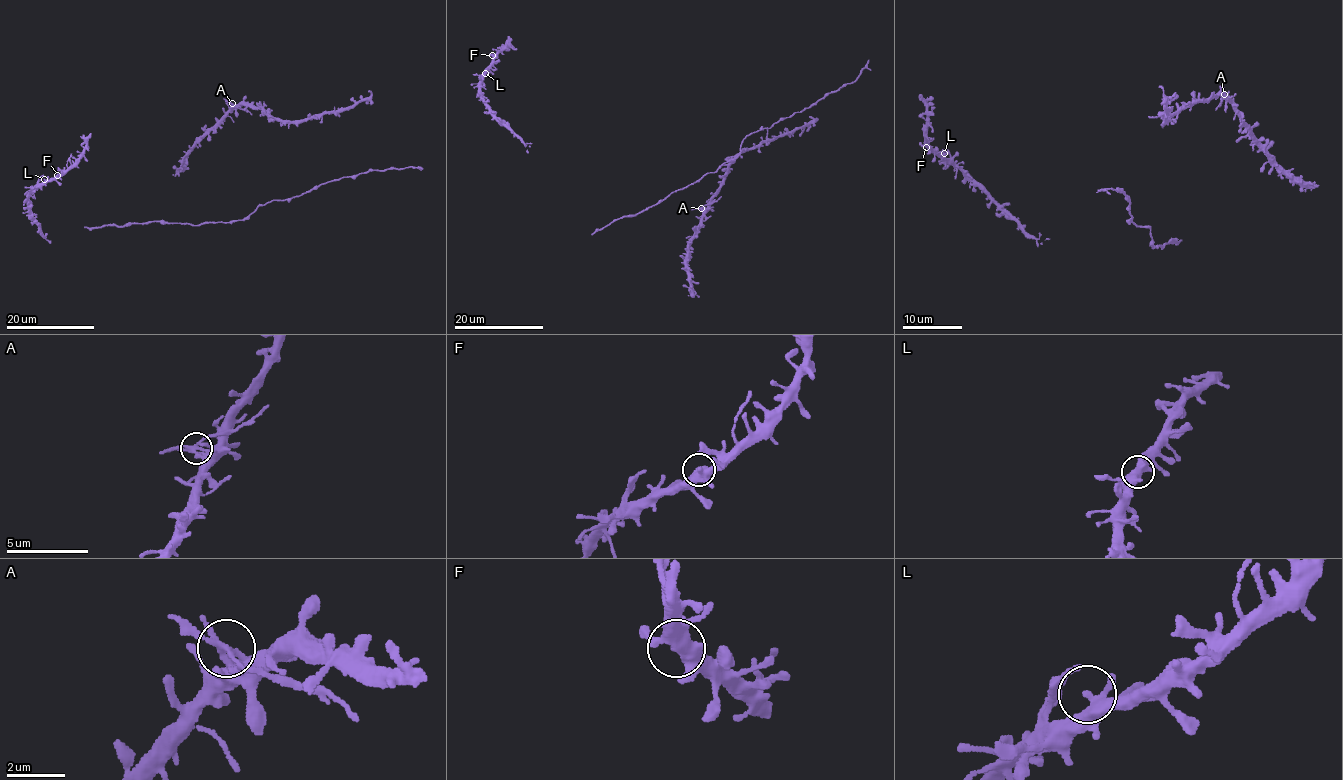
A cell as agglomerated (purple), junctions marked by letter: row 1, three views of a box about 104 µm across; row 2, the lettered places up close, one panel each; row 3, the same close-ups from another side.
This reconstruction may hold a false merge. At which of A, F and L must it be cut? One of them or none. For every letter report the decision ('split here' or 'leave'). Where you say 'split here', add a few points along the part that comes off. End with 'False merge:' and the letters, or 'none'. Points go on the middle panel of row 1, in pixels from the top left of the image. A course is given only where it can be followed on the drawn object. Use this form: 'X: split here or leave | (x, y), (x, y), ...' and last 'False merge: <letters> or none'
A: split here | (701, 208), (721, 196)
F: leave
L: leave
False merge: A

